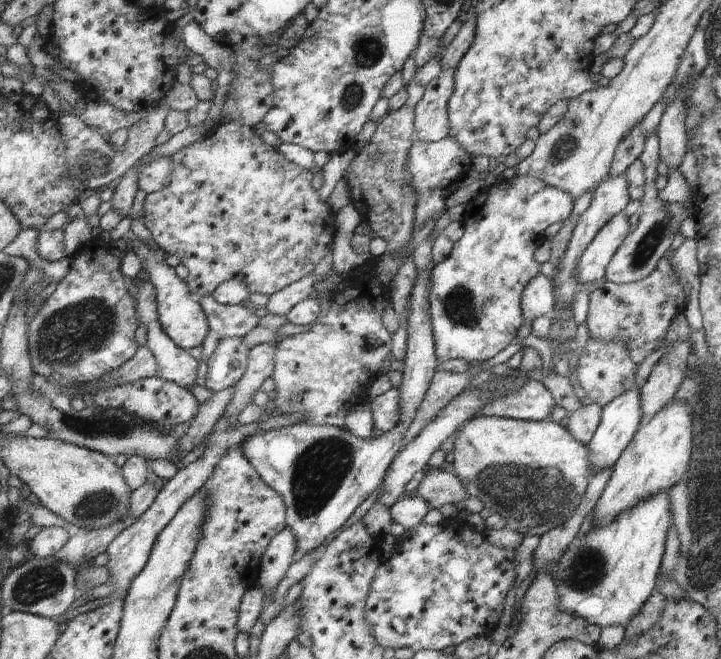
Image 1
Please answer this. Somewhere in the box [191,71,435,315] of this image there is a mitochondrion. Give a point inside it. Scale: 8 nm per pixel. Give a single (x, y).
(353, 94)

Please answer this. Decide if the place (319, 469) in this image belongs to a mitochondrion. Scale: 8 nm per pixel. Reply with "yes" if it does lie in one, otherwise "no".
yes

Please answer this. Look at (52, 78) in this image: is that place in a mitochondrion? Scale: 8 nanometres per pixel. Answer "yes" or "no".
no

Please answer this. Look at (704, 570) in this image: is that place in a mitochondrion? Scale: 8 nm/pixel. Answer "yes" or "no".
yes

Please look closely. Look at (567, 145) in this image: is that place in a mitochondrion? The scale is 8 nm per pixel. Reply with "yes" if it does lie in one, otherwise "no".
yes

